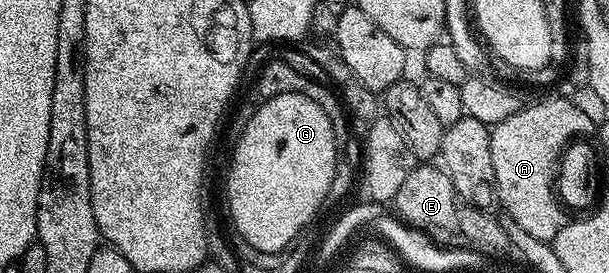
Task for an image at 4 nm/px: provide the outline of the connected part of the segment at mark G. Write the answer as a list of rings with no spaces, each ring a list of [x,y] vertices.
[[[280,93],[280,97],[272,97],[271,99],[262,99],[257,104],[252,119],[245,125],[241,134],[237,136],[238,144],[234,147],[234,156],[230,159],[230,176],[226,179],[226,203],[230,206],[230,215],[234,219],[238,219],[237,234],[247,236],[252,240],[253,247],[256,250],[259,247],[278,247],[281,246],[285,239],[290,239],[293,231],[298,230],[298,226],[305,222],[307,217],[314,212],[314,207],[320,206],[322,199],[322,191],[328,189],[330,181],[330,155],[336,153],[336,144],[330,143],[330,122],[324,112],[320,110],[320,105],[315,103],[306,103],[306,98],[300,93]]]

